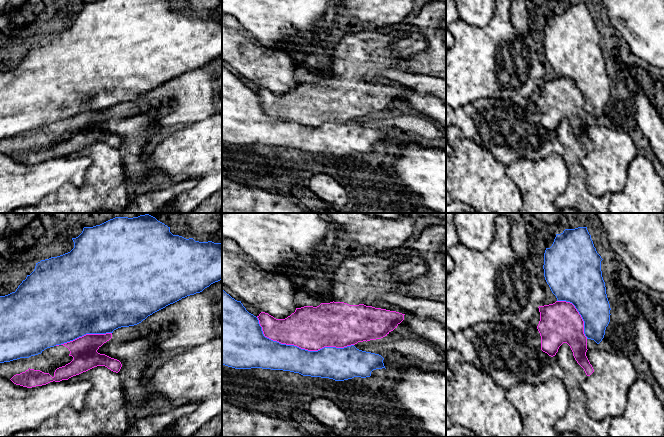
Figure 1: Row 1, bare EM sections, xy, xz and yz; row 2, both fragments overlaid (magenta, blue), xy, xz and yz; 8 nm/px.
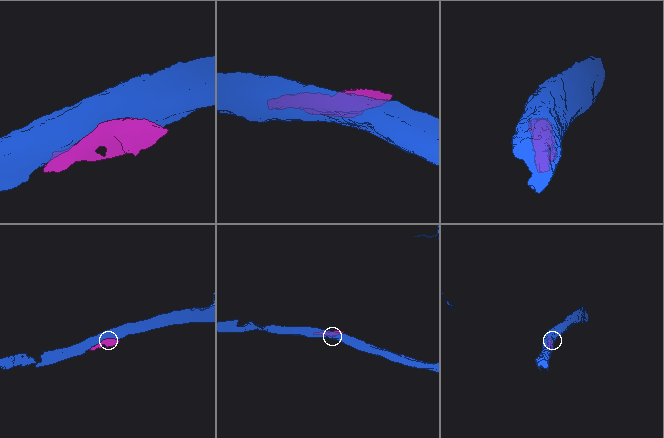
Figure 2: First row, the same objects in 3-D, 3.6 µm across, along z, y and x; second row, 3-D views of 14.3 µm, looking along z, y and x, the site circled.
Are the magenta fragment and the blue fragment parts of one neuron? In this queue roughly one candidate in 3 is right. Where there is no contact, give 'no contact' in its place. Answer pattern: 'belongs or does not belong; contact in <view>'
does not belong; contact in xz

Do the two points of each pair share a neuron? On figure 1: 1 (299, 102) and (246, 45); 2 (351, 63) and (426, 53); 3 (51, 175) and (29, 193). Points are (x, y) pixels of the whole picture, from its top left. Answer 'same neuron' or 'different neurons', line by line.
1: different neurons
2: same neuron
3: same neuron

